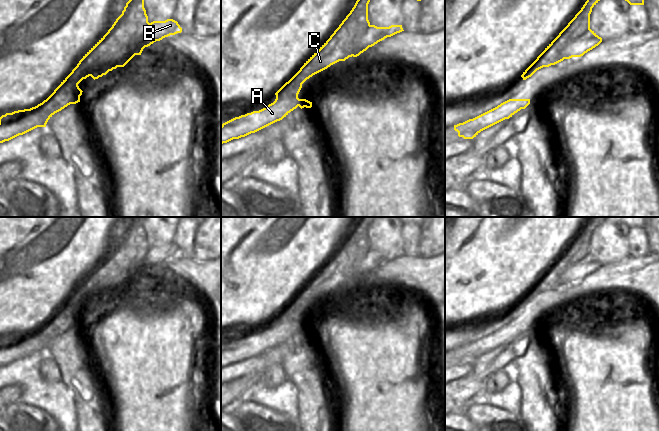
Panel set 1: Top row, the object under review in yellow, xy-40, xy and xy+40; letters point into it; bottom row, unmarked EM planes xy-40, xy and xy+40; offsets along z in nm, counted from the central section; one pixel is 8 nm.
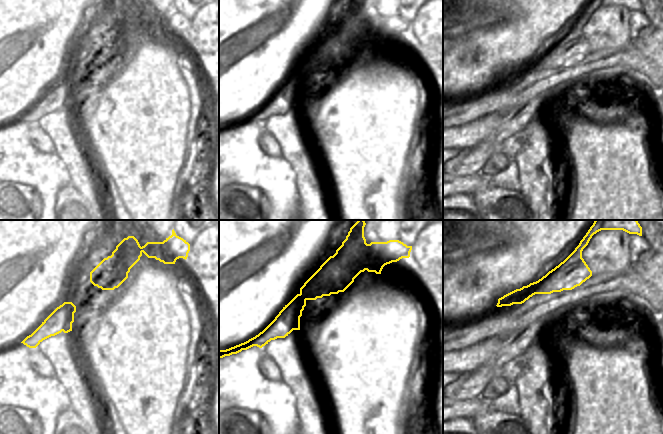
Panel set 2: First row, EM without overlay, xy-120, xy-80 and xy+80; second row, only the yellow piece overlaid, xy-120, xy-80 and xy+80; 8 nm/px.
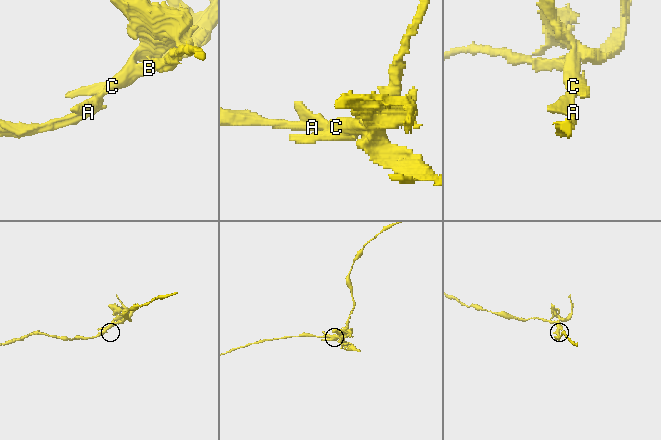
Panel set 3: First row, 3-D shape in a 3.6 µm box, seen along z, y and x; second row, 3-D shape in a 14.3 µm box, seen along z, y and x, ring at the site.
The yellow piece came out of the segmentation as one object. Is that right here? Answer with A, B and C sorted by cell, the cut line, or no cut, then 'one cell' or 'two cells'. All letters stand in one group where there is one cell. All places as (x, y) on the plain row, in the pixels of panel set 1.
A C / B | xy+40 (589, 252), (564, 272), (562, 276), (563, 283) | two cells

